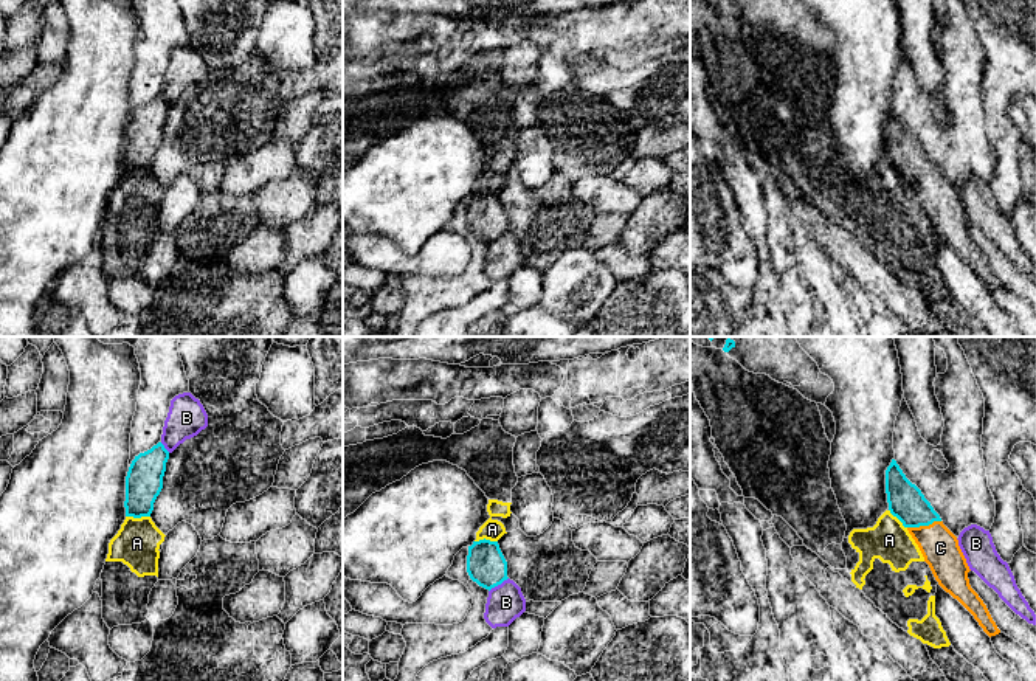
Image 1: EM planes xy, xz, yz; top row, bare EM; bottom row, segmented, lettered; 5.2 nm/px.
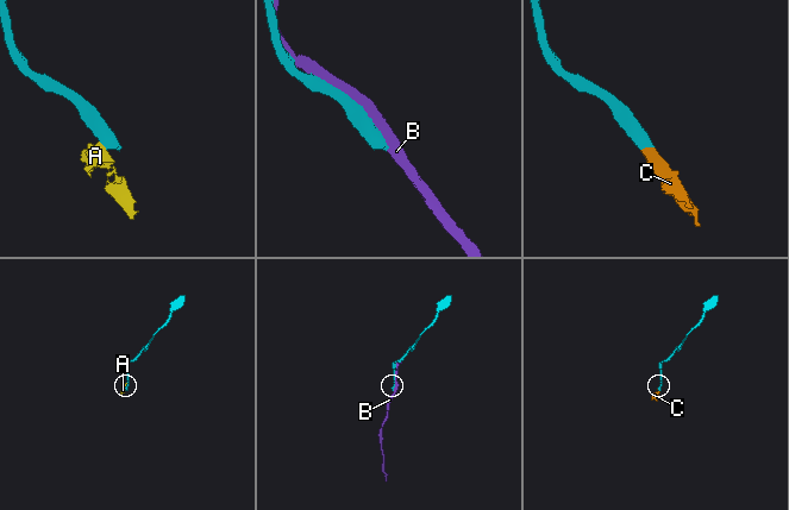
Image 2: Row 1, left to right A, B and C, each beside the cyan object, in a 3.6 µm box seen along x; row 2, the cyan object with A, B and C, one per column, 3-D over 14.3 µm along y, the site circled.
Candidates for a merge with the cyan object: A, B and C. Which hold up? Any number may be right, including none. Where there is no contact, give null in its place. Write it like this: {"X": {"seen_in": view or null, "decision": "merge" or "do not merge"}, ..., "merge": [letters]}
{"A": {"seen_in": "xy", "decision": "do not merge"}, "B": {"seen_in": "xz", "decision": "do not merge"}, "C": {"seen_in": "yz", "decision": "merge"}, "merge": ["C"]}

